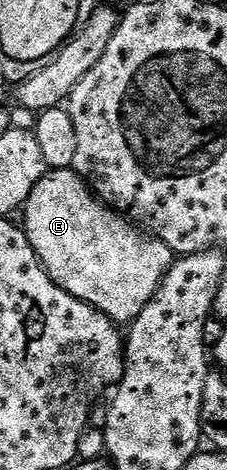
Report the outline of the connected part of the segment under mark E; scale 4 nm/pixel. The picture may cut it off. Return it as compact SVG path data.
M74 168L46 172L33 187L21 209L21 215L21 228L35 248L35 254L47 274L69 295L89 303L116 323L135 321L137 315L141 315L141 311L153 299L164 275L171 270L173 254L169 246L136 227L111 206L103 204Z

